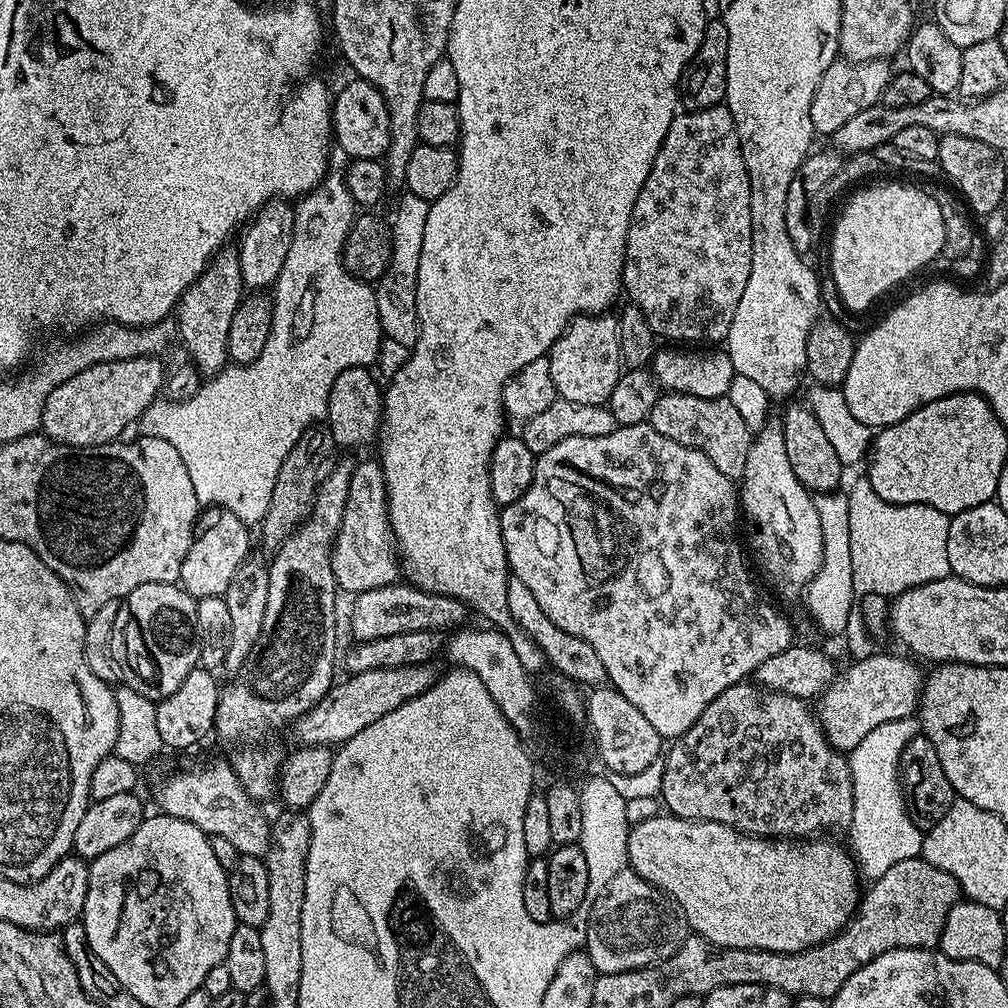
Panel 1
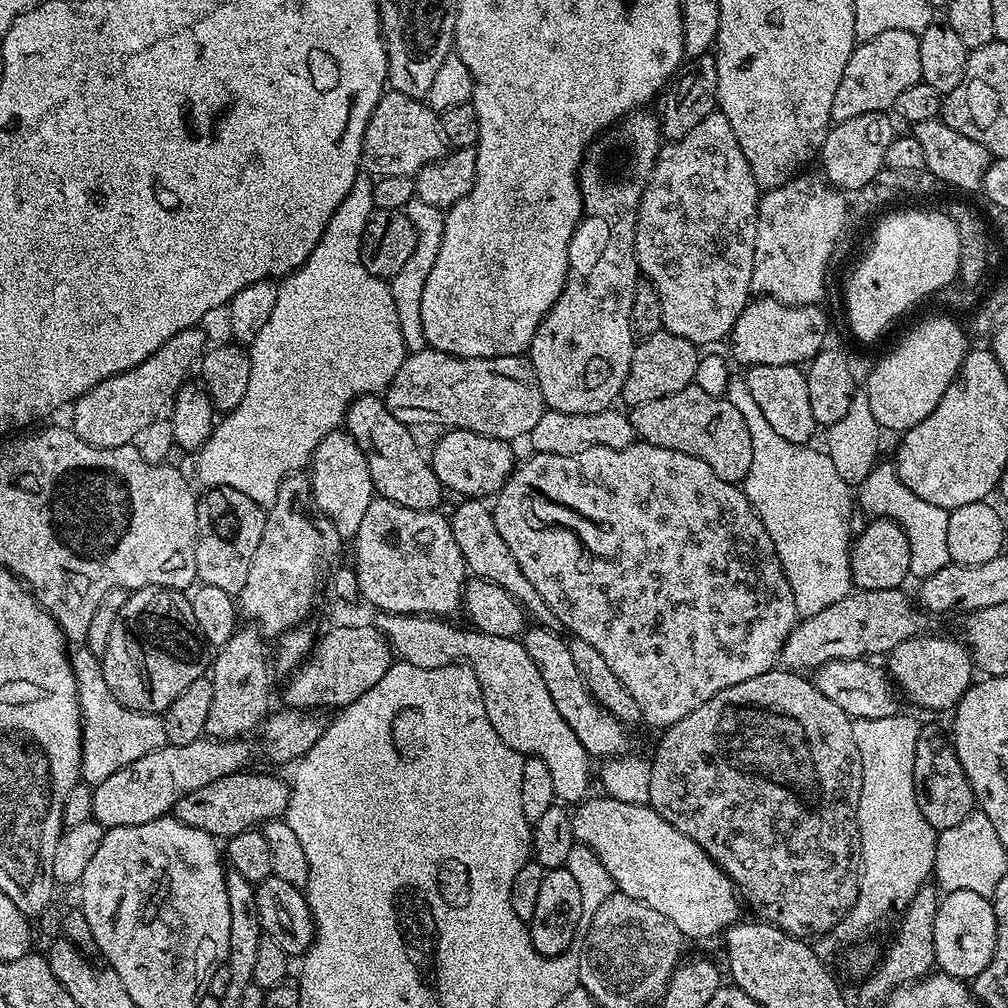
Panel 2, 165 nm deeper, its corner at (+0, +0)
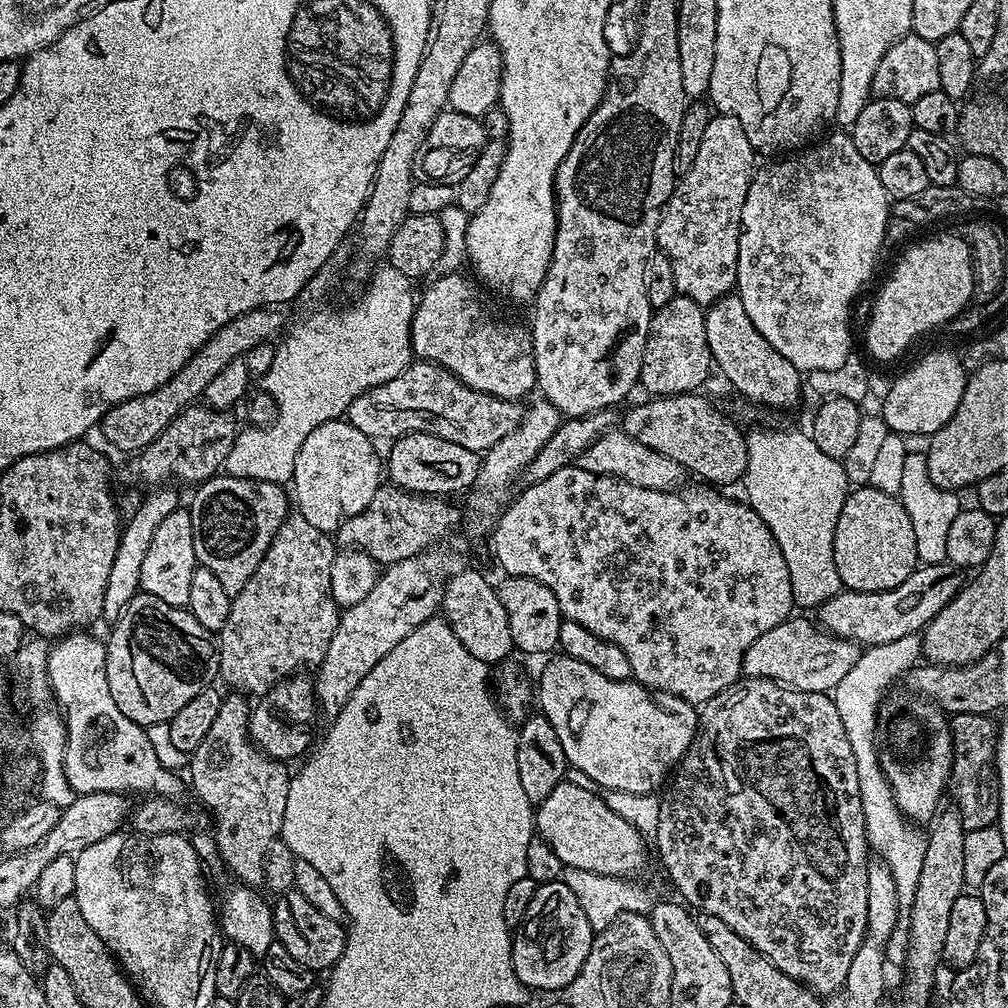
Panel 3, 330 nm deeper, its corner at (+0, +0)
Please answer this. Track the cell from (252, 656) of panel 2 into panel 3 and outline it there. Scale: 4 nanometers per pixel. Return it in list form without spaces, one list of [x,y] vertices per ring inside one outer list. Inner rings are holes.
[[[228,694],[221,699],[218,706],[218,714],[214,717],[214,723],[210,725],[210,731],[206,734],[206,738],[202,738],[202,742],[198,745],[198,750],[190,753],[190,771],[192,770],[192,784],[190,780],[190,788],[196,791],[196,796],[202,803],[208,807],[207,815],[210,817],[211,827],[214,829],[216,838],[216,845],[220,854],[220,860],[223,867],[229,868],[237,877],[235,878],[239,883],[247,884],[250,888],[259,889],[264,883],[264,863],[266,862],[266,850],[270,850],[270,846],[284,831],[284,815],[286,814],[286,798],[288,797],[288,782],[290,779],[289,765],[282,760],[275,760],[272,756],[267,756],[266,753],[260,751],[256,746],[255,740],[248,735],[248,714],[250,711],[250,704],[247,704],[245,697],[240,694]]]

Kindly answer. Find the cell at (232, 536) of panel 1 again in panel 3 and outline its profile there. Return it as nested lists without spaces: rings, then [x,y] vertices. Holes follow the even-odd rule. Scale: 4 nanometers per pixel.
[[[217,474],[193,491],[196,493],[192,496],[190,511],[196,562],[222,582],[228,596],[237,596],[244,589],[250,574],[258,570],[274,534],[278,534],[289,516],[290,496],[284,491],[283,484],[234,478],[227,474]]]

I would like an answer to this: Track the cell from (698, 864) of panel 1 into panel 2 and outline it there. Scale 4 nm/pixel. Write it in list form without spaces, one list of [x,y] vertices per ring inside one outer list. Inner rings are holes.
[[[601,795],[601,800],[588,798],[572,812],[572,825],[576,843],[584,844],[597,856],[598,861],[609,872],[617,889],[625,892],[638,902],[646,902],[650,910],[658,910],[665,918],[670,918],[674,926],[686,938],[704,940],[707,936],[719,937],[731,924],[741,919],[742,900],[732,879],[718,867],[714,861],[682,830],[678,830],[666,818],[662,818],[648,804],[631,805],[630,802],[612,800],[608,795]]]

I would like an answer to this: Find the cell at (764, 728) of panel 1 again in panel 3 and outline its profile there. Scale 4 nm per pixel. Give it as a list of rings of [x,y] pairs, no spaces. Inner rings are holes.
[[[751,678],[745,679],[739,686],[719,692],[699,709],[694,738],[686,754],[676,765],[674,775],[667,781],[663,792],[664,797],[658,801],[658,828],[654,841],[660,851],[665,874],[680,891],[679,899],[697,913],[705,912],[714,914],[714,918],[722,918],[722,922],[726,922],[726,926],[730,926],[734,934],[746,938],[746,942],[750,942],[750,946],[754,946],[754,950],[761,952],[767,960],[774,962],[774,966],[778,966],[782,974],[790,974],[790,978],[811,988],[817,996],[827,998],[831,992],[839,993],[846,982],[850,962],[854,962],[854,954],[858,954],[858,946],[862,946],[868,921],[866,890],[870,841],[868,831],[864,828],[854,750],[850,750],[846,726],[838,715],[838,706],[831,695],[827,692],[803,692],[779,684],[777,680]]]

